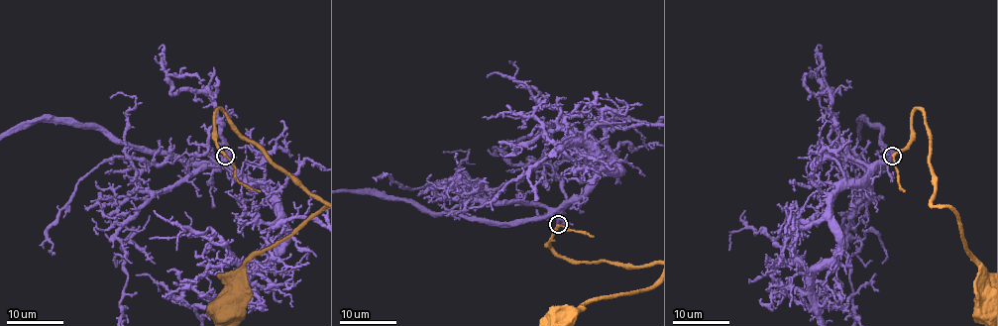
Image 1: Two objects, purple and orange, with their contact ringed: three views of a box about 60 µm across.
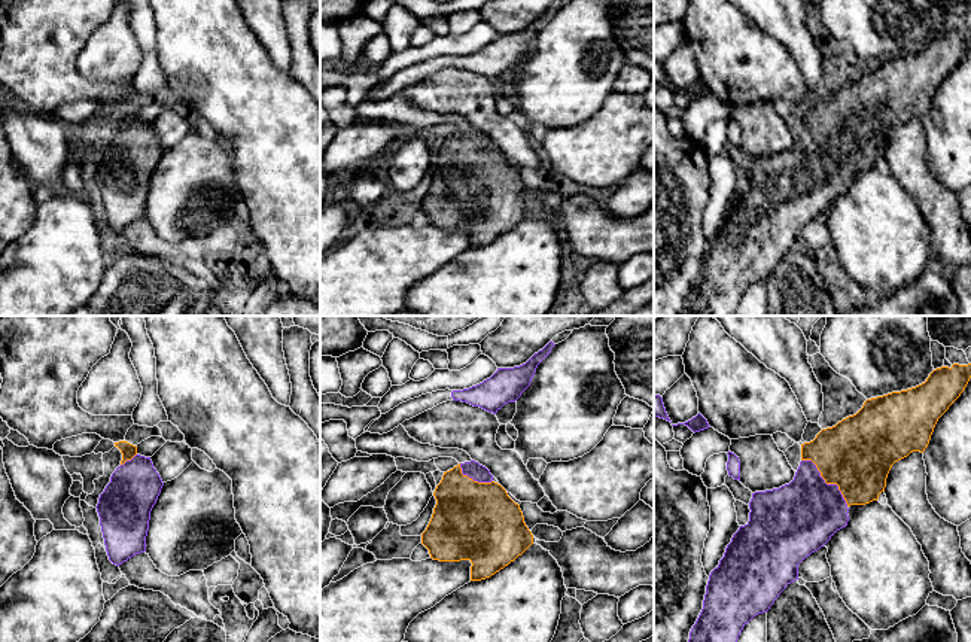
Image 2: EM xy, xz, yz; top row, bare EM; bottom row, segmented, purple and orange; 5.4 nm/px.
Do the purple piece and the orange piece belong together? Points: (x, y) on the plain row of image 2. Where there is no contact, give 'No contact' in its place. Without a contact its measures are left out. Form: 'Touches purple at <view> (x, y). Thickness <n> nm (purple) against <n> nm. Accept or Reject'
Touches purple at yz (825, 149). Thickness 400 nm (purple) against 400 nm. Accept

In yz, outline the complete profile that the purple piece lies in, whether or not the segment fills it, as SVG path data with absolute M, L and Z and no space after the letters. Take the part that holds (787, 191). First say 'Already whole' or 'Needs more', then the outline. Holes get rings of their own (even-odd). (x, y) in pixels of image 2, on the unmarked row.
Needs more. M971 30L937 34L925 49L867 66L856 80L822 95L813 107L801 110L801 128L794 146L779 155L752 159L749 188L733 201L724 223L709 241L703 276L690 298L687 316L733 316L743 293L755 282L767 279L786 252L798 246L798 231L847 192L849 173L877 167L885 158L892 131L913 118L925 118L938 85L961 63L970 45Z

